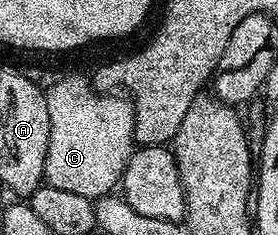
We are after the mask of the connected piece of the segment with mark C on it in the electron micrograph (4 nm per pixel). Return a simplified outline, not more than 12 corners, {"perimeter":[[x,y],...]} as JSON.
{"perimeter":[[70,74],[45,94],[45,183],[92,201],[137,147],[130,98]]}

